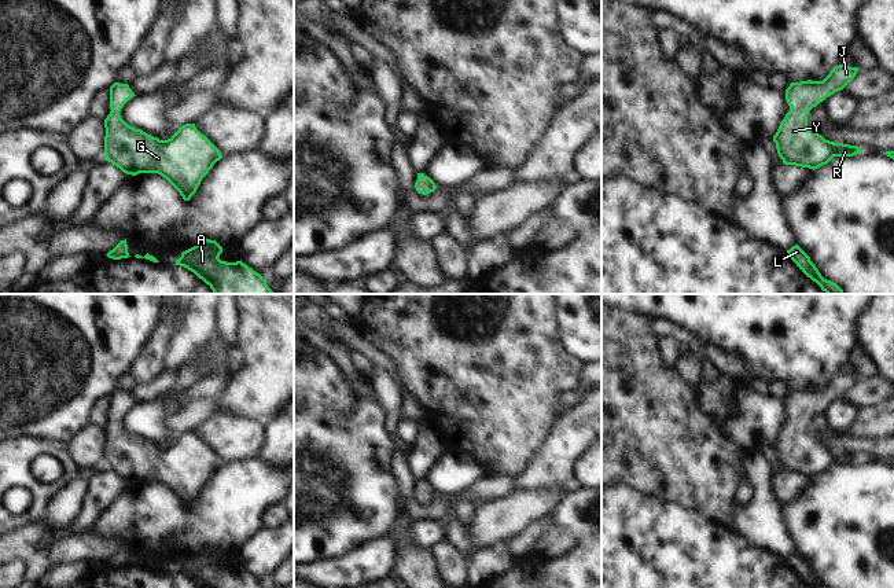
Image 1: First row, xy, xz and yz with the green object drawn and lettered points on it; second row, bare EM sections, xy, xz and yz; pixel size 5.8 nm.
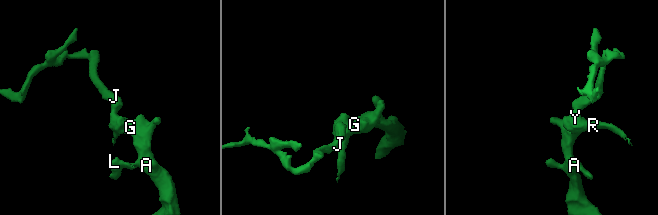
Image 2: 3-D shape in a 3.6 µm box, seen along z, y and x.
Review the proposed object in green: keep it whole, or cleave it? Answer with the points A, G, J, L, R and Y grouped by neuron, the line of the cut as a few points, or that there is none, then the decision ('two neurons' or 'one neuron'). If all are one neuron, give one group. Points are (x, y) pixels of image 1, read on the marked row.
groups A G J L R Y; cut none; one neuron

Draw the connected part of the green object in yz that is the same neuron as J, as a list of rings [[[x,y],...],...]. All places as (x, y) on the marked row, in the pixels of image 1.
[[[835,66],[823,81],[791,82],[786,89],[790,111],[773,136],[777,154],[786,165],[817,169],[834,157],[853,157],[862,150],[857,146],[834,143],[807,126],[807,114],[825,98],[842,91],[857,74],[858,67]]]

